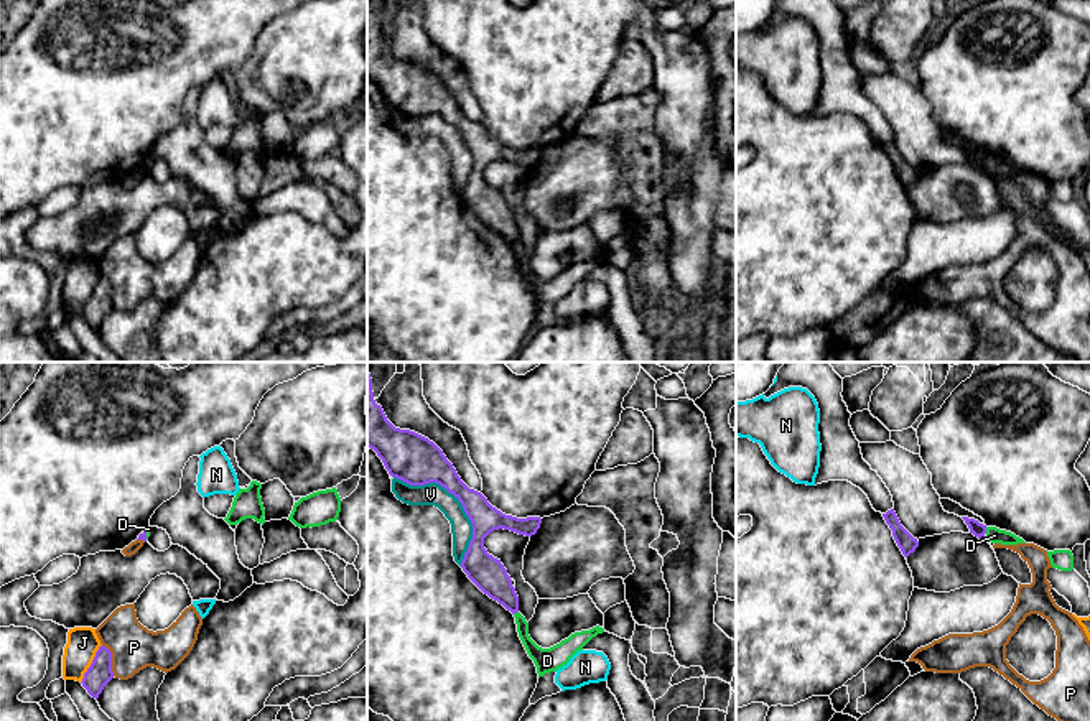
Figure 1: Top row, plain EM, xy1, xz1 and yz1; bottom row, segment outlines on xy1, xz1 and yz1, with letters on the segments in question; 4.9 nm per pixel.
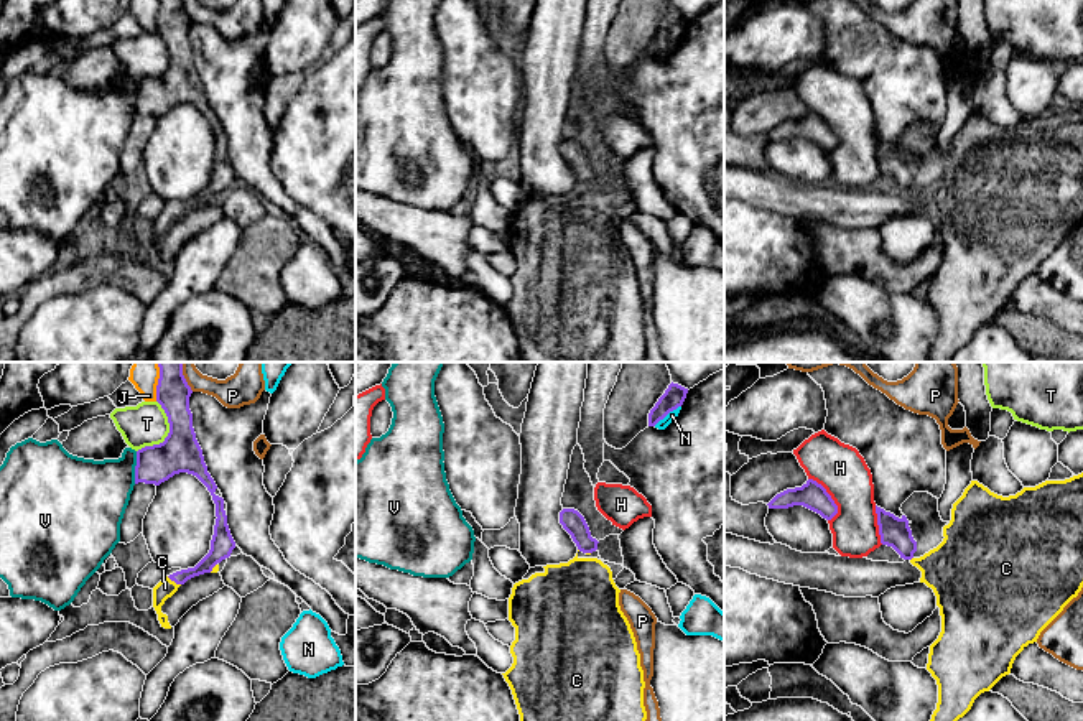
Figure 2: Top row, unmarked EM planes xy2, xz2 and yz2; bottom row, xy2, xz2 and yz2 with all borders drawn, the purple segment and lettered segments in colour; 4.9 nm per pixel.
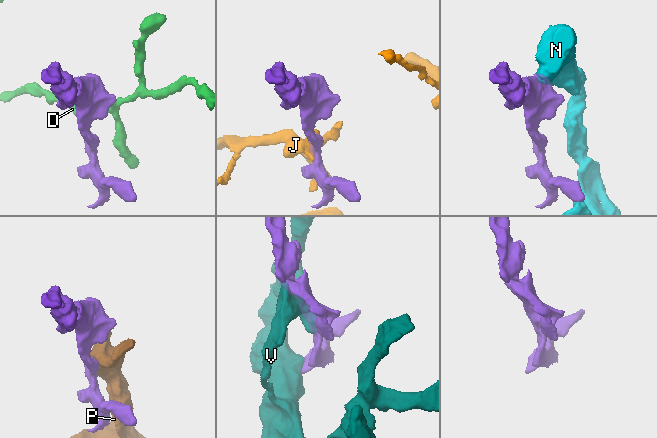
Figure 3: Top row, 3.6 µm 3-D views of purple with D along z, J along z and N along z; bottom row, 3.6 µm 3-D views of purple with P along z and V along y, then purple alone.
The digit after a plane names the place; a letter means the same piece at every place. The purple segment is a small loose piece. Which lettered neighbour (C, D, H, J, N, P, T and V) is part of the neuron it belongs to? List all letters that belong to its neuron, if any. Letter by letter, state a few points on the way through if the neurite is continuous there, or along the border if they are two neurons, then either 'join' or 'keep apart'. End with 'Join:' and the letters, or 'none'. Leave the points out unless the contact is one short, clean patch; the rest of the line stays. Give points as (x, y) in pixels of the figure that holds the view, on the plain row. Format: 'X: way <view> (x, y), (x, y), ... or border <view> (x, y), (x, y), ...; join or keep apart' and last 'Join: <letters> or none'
C: way xy2 (216, 185), (198, 201), (173, 211), (165, 219); join
D: border yz1 (985, 158), (987, 163); keep apart
H: keep apart
J: keep apart
N: border xz2 (680, 37), (654, 56); keep apart
P: keep apart
T: keep apart
V: keep apart
Join: C

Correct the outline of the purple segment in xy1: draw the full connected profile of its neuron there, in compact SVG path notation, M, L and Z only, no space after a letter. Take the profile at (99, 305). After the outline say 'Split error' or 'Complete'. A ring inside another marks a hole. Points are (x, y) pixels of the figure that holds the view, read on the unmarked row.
M100 277L81 314L87 324L97 331L112 309L112 283Z. Complete

